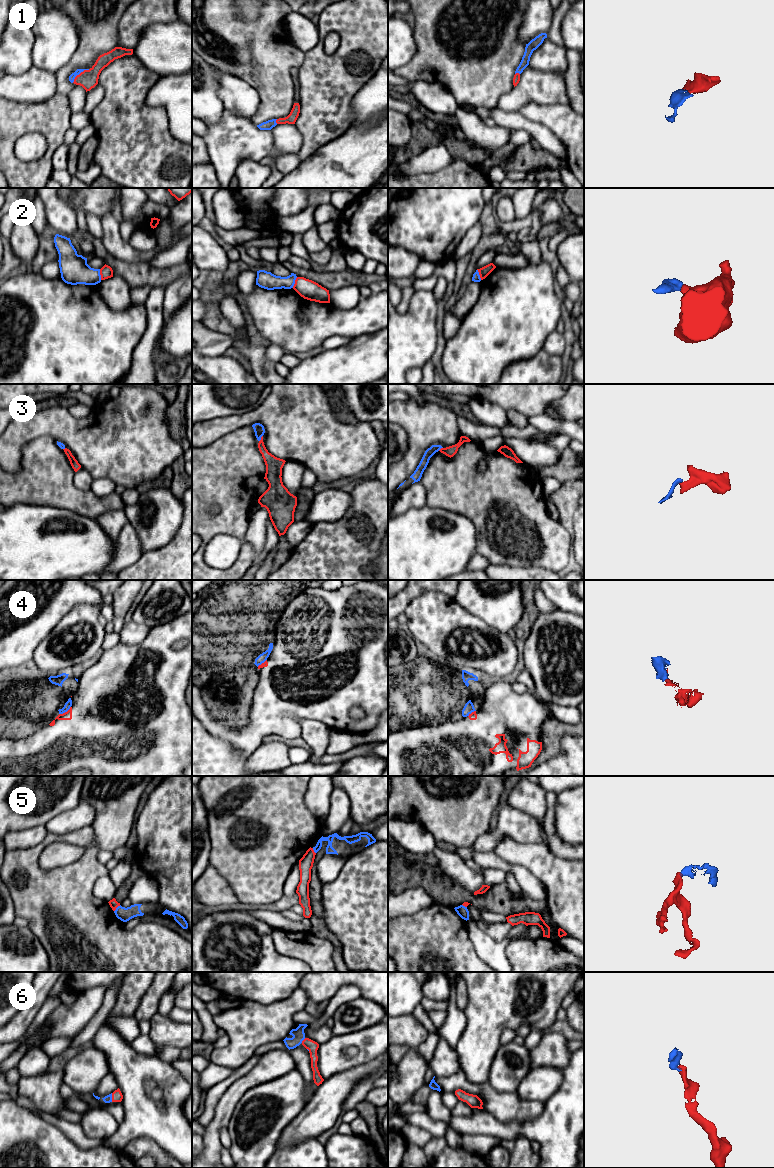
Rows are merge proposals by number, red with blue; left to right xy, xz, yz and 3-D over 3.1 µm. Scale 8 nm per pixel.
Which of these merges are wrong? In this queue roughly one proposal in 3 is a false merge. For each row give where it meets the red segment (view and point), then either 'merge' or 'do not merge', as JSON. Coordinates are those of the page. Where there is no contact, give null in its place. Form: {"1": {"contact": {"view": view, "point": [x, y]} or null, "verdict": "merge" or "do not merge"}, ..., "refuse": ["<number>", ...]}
{"1": {"contact": {"view": "xy", "point": [80, 73]}, "verdict": "merge"}, "2": {"contact": {"view": "xy", "point": [100, 274]}, "verdict": "do not merge"}, "3": {"contact": {"view": "xz", "point": [261, 438]}, "verdict": "merge"}, "4": {"contact": {"view": "xy", "point": [65, 712]}, "verdict": "do not merge"}, "5": {"contact": {"view": "xy", "point": [116, 907]}, "verdict": "do not merge"}, "6": {"contact": {"view": "xy", "point": [112, 1097]}, "verdict": "merge"}, "refuse": ["2", "4", "5"]}

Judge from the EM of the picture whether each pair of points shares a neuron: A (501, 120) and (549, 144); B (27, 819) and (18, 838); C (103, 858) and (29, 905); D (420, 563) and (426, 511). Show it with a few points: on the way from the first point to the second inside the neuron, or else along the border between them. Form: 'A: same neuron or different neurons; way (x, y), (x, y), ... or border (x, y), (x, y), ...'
A: same neuron; way (513, 120), (526, 124), (537, 132)
B: different neurons; border (43, 825), (12, 830), (10, 832)
C: different neurons; border (100, 849), (97, 859), (104, 865)
D: same neuron; way (420, 550), (425, 544), (425, 524)

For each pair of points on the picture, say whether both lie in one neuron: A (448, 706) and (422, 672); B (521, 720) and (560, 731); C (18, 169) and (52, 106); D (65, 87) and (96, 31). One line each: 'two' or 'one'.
A: one
B: two
C: one
D: one

